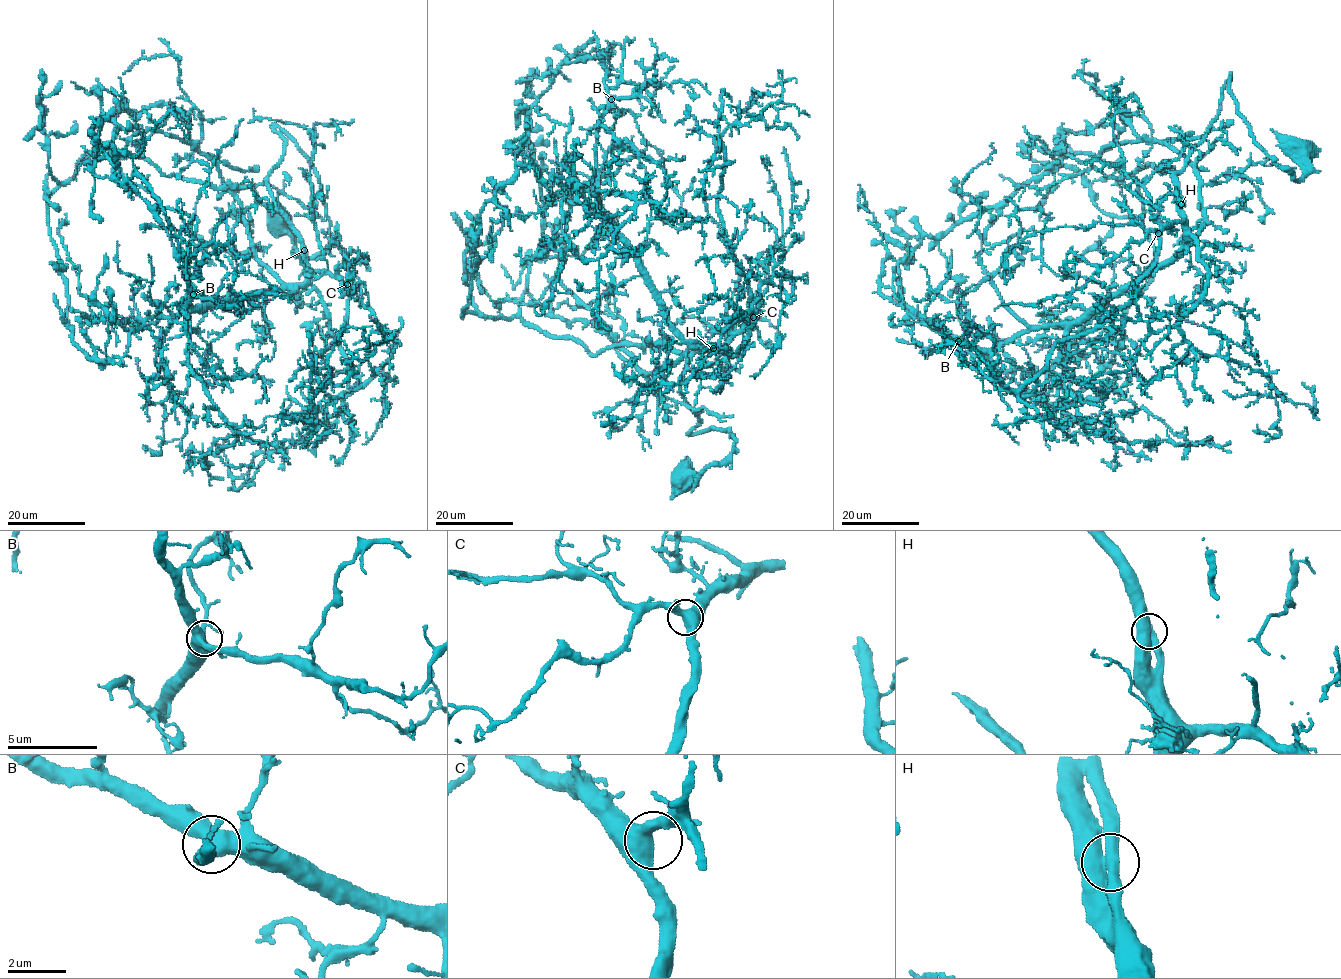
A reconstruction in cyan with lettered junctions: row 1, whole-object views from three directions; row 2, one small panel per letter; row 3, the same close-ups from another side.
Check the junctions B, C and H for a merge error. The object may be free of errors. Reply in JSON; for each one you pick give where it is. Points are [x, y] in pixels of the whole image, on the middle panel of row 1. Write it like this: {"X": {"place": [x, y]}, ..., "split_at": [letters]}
{"split_at": []}

